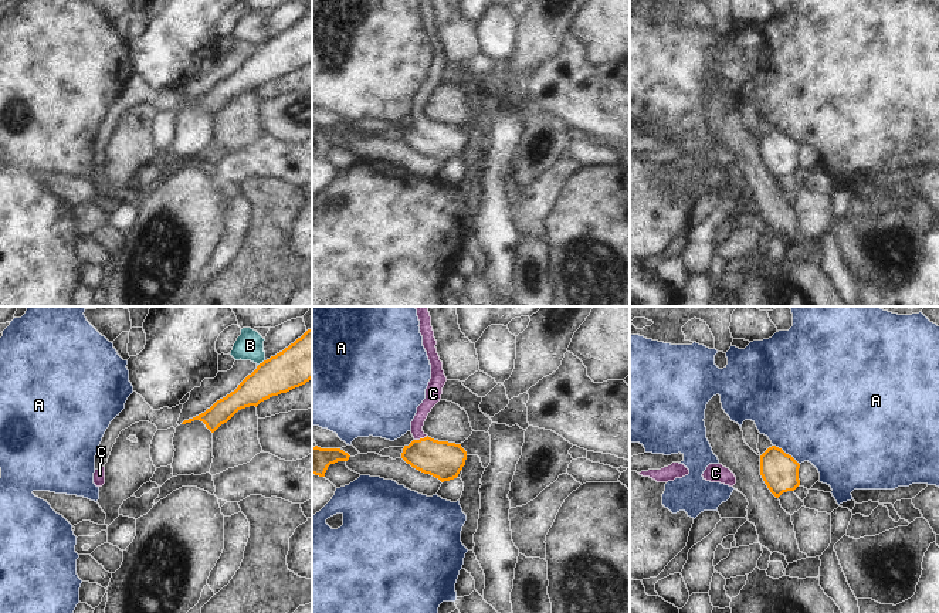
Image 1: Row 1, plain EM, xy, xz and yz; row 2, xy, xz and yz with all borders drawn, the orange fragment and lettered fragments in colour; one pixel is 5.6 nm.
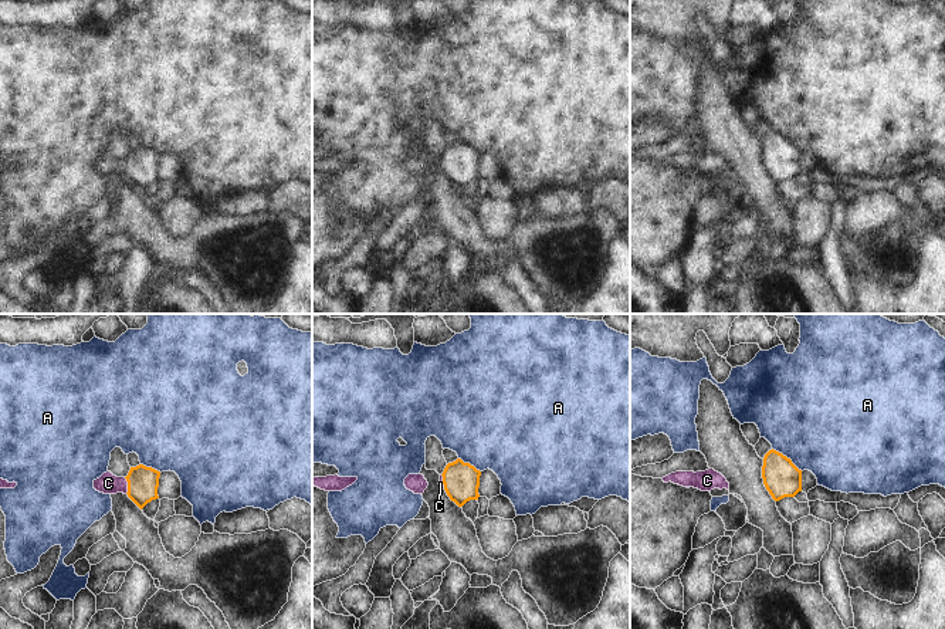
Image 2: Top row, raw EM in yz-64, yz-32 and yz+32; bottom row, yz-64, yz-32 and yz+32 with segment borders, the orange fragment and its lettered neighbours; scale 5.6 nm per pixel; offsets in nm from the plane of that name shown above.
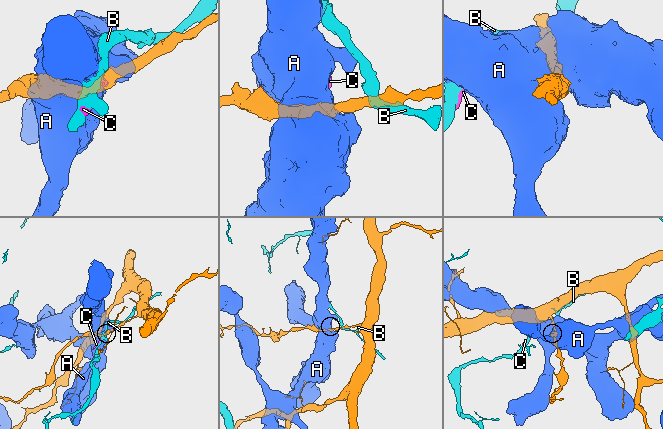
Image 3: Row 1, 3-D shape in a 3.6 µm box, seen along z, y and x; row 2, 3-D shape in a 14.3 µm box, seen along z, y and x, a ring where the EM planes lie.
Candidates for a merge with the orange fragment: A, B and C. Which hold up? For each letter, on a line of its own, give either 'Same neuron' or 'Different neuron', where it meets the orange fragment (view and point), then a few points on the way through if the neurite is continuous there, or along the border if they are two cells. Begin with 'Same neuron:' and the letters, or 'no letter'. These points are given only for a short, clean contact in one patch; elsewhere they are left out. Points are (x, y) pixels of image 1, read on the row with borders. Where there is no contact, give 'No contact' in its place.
Same neuron: C
A: Different neuron. Touches orange at yz (785, 453)
B: Different neuron. Touches orange at xy (263, 362). Boundary: xy (264, 359), (258, 365)
C: Same neuron. Touches orange at xz (420, 439). Path across: xz (443, 460), (420, 439), (419, 419), (431, 396).

